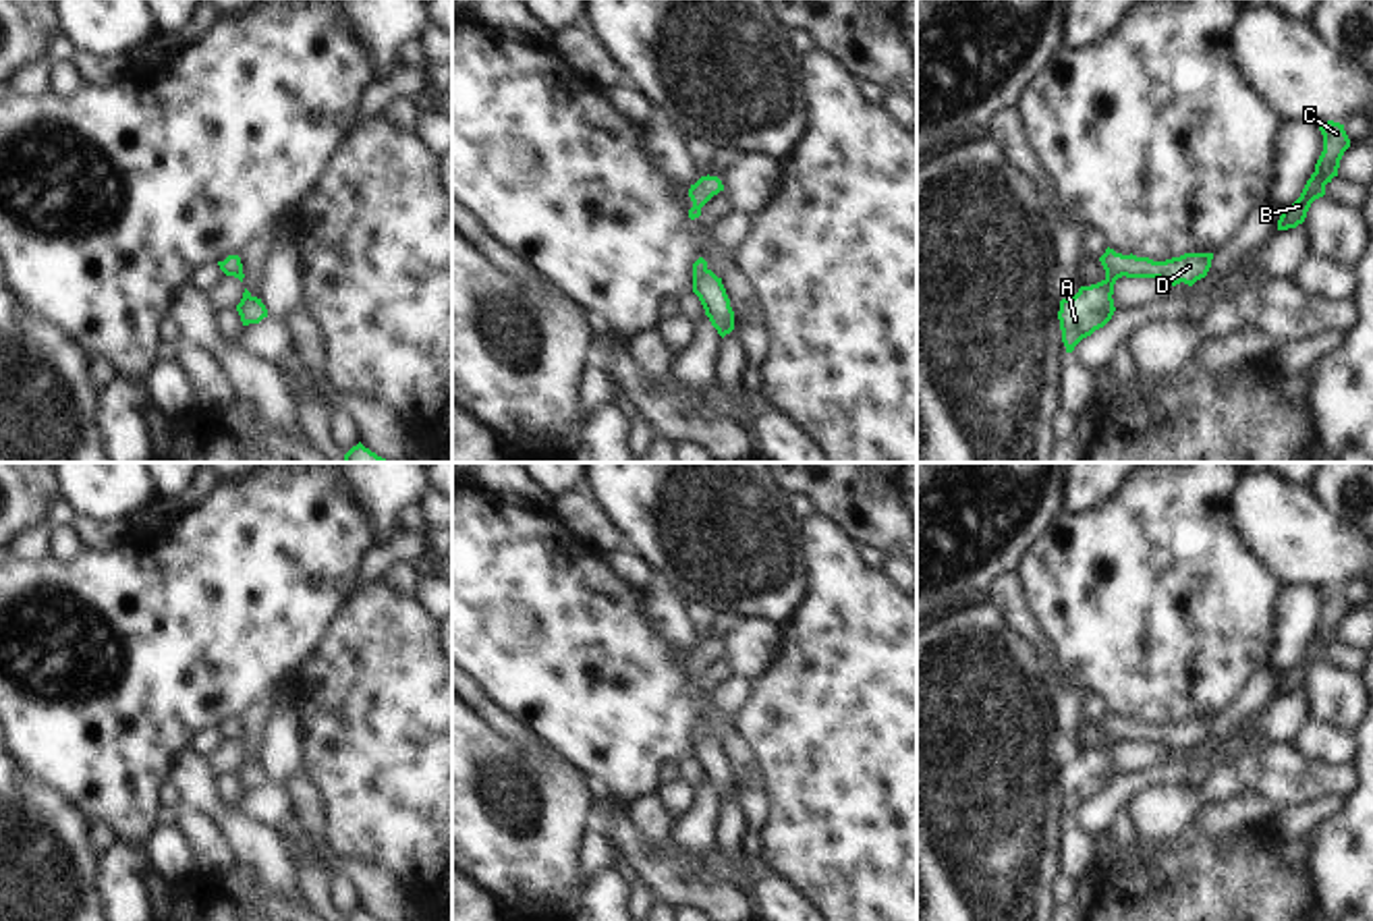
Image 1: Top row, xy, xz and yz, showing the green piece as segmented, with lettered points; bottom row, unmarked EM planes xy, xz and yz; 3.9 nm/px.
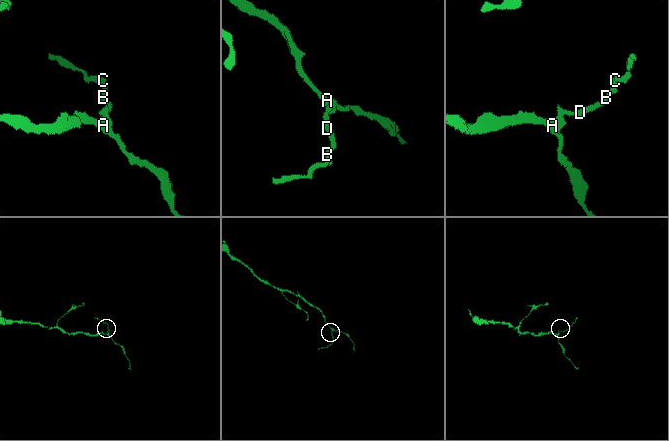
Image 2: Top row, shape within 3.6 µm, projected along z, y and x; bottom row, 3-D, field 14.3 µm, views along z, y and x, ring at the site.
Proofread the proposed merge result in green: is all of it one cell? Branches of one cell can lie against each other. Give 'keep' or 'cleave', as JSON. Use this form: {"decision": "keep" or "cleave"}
{"decision": "keep"}

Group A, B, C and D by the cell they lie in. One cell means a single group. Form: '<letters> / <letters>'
A B C D

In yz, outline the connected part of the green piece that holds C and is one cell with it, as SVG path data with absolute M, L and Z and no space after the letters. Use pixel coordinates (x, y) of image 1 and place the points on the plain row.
M1327 585L1319 589L1323 599L1323 616L1315 629L1315 637L1307 645L1300 662L1286 674L1278 685L1278 695L1296 693L1305 687L1311 668L1325 660L1325 649L1338 641L1340 624L1344 616L1350 612L1350 604L1344 595L1344 589Z

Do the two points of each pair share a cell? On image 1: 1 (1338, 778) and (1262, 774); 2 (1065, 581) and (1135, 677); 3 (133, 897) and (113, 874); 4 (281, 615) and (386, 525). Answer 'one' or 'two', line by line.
1: one
2: one
3: one
4: two

